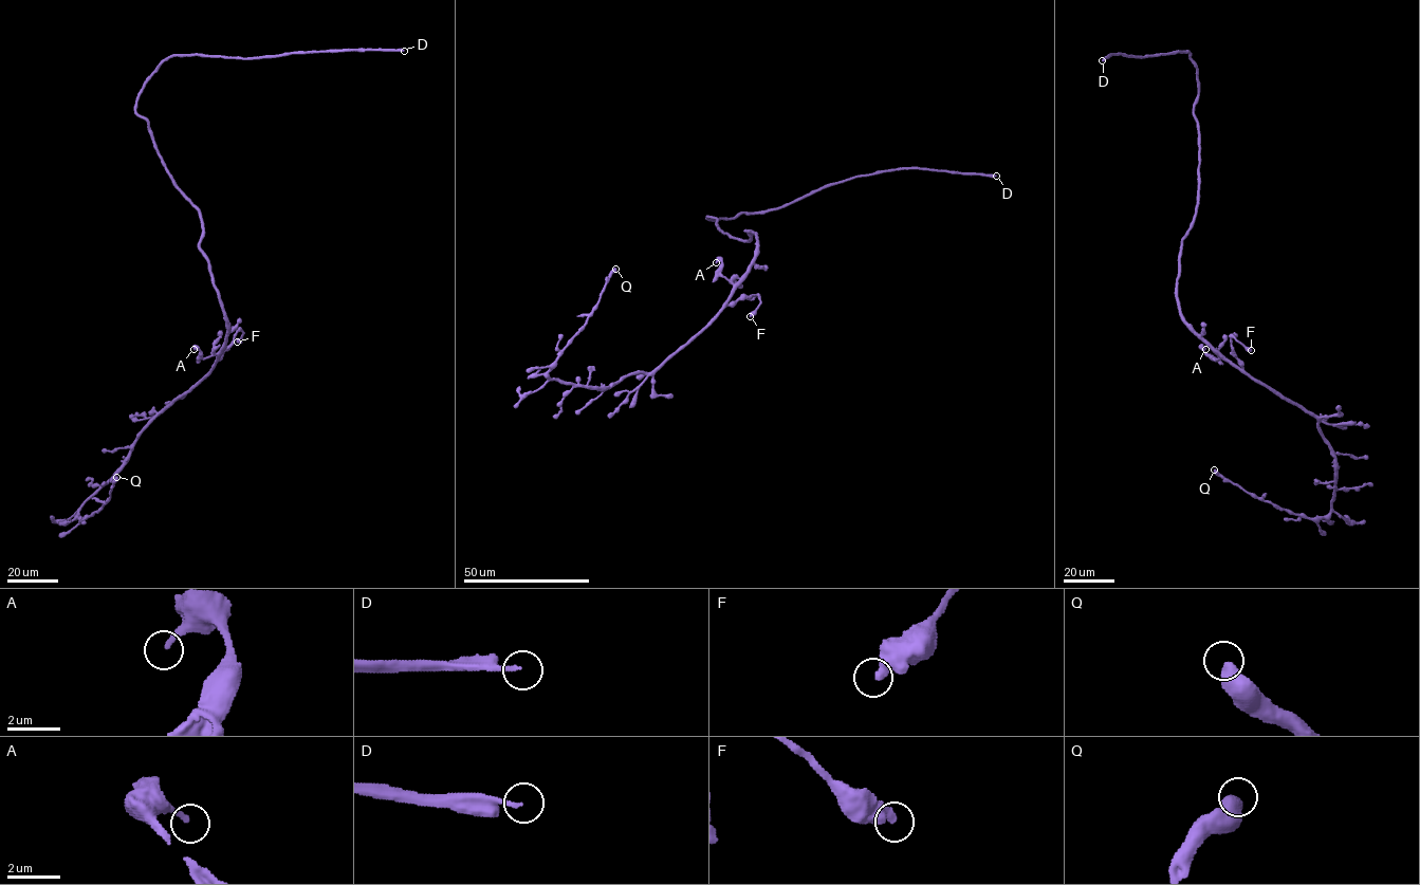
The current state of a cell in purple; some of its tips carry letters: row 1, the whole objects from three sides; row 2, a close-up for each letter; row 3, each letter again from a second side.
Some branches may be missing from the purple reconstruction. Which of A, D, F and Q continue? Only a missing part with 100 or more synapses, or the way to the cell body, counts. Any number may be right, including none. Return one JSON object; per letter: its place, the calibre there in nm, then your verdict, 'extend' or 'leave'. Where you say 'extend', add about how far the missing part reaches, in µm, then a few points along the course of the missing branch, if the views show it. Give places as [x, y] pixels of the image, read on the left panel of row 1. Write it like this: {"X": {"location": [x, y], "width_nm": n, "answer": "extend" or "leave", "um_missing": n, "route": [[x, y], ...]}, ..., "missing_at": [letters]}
{"A": {"location": [194, 349], "width_nm": 220, "answer": "leave"}, "D": {"location": [404, 51], "width_nm": 160, "answer": "extend", "um_missing": 300}, "F": {"location": [237, 342], "width_nm": 440, "answer": "leave"}, "Q": {"location": [116, 477], "width_nm": 500, "answer": "leave"}, "missing_at": ["D"]}

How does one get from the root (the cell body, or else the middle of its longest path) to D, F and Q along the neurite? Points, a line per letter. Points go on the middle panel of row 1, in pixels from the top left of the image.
D: (753, 233), (745, 232), (749, 240), (735, 238), (707, 217), (778, 209), (831, 185), (896, 169), (996, 176)
F: (753, 233), (757, 242), (754, 263), (725, 303), (756, 295), (760, 303), (750, 316)
Q: (753, 233), (754, 263), (725, 306), (652, 371), (603, 388), (551, 379), (558, 353), (615, 269)

